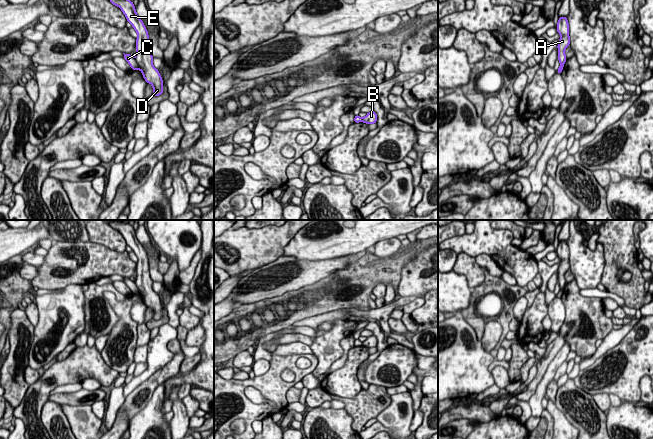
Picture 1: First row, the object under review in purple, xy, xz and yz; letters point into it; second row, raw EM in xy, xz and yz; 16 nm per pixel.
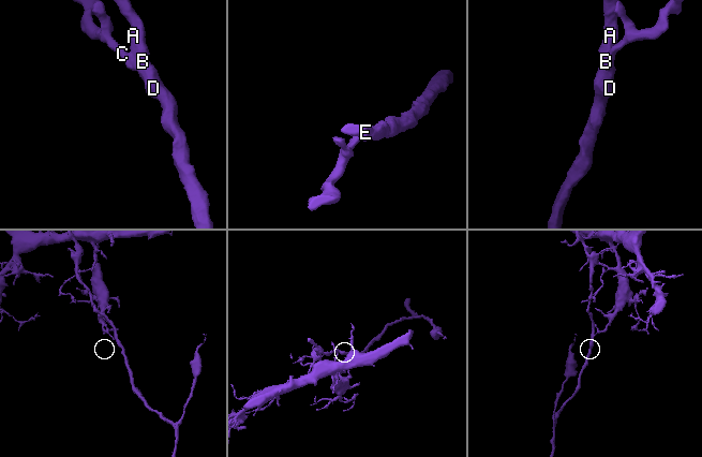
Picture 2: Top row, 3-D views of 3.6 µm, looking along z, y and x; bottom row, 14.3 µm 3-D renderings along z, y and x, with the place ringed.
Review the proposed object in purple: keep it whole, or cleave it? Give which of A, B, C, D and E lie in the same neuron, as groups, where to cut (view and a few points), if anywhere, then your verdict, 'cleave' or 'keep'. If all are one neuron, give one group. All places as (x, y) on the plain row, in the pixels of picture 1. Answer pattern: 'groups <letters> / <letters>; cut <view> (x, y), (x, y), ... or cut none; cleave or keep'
groups A B D E / C; cut xy (134, 282), (140, 293); cleave

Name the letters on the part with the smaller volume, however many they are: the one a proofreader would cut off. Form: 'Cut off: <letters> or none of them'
Cut off: A, B, D, E

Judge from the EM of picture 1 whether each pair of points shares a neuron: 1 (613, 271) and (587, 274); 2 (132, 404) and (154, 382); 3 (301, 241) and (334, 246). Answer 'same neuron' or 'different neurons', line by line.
1: different neurons
2: same neuron
3: same neuron

